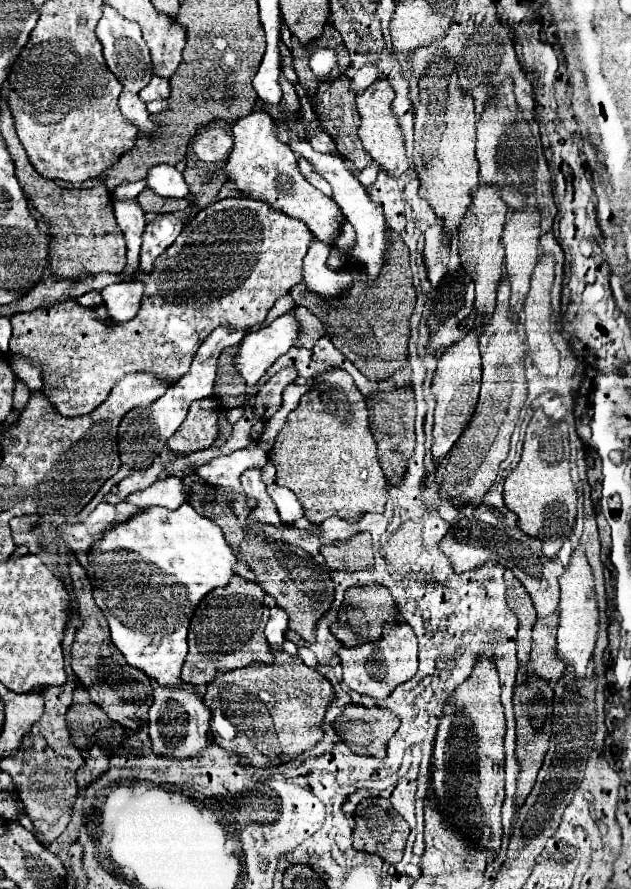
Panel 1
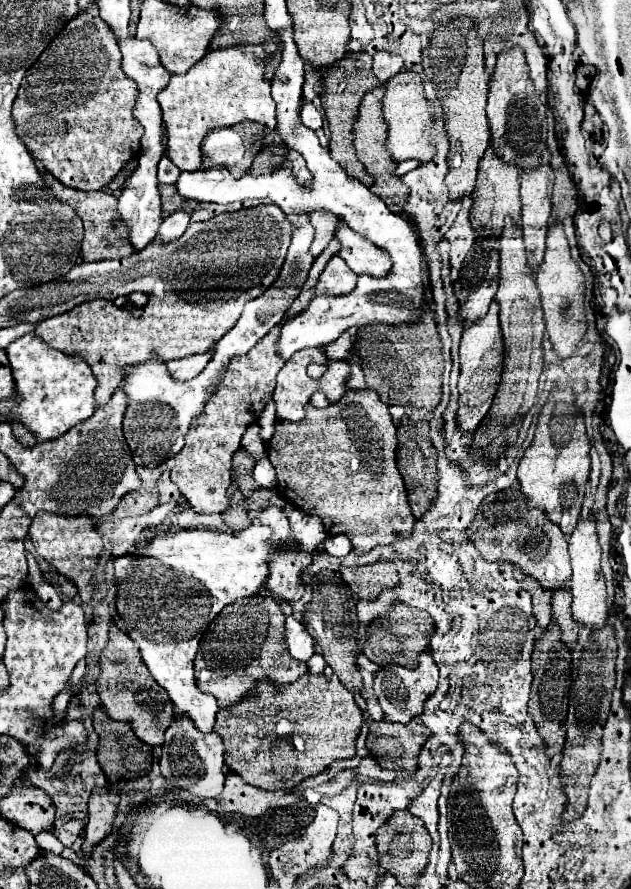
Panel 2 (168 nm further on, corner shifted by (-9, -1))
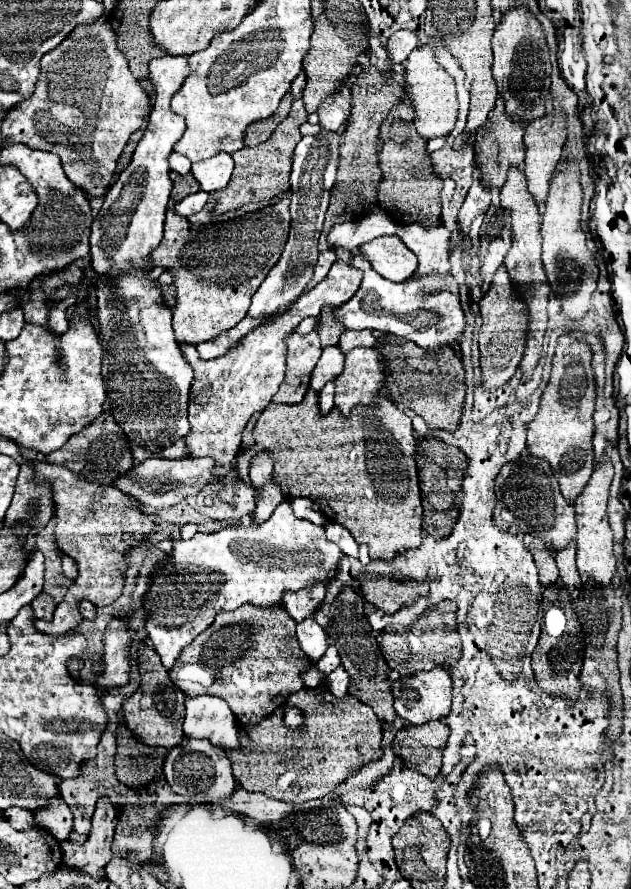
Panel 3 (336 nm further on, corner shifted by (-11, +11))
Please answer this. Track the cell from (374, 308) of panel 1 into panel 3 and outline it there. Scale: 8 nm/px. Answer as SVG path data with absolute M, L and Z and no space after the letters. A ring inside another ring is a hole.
M386 335L376 345L386 363L386 389L396 405L406 405L418 413L432 429L454 431L458 427L464 403L464 371L452 347L442 347L438 353L428 353L408 339Z

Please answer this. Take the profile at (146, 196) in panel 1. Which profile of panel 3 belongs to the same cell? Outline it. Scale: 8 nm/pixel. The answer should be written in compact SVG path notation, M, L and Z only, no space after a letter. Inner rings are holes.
M170 173L170 179L174 183L174 189L172 189L172 201L182 201L186 195L190 193L196 193L200 191L200 185L198 181L194 181L194 177L188 175L178 175L178 173Z

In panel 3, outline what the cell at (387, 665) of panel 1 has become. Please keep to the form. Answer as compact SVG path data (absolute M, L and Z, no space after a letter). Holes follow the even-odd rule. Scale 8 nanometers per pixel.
M444 667L418 671L400 677L398 689L392 689L394 709L410 725L422 725L430 719L442 719L450 709L452 685Z

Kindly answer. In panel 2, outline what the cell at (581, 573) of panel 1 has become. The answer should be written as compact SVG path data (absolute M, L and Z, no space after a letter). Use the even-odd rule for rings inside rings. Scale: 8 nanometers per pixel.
M580 517L576 529L568 537L570 543L570 557L572 557L572 615L578 623L586 627L596 627L600 629L606 623L608 617L608 607L606 607L606 585L604 585L604 575L600 571L600 543L598 543L598 533L596 533L596 519L590 517Z

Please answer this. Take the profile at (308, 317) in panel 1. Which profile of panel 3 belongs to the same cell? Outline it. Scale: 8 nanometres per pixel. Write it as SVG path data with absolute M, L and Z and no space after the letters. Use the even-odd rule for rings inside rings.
M344 331L340 335L338 347L342 353L350 353L354 347L372 347L376 343L376 337L372 331Z

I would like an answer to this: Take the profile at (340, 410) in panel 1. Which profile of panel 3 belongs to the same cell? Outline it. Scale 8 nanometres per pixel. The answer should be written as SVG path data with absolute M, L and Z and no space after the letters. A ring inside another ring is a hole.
M308 389L306 397L304 397L298 405L286 405L286 403L274 403L274 401L272 401L272 403L260 413L260 417L258 417L258 421L256 421L256 427L254 427L254 445L252 445L246 453L242 453L242 455L236 459L236 471L238 471L238 475L242 477L242 481L248 485L252 486L248 469L250 459L252 459L252 455L254 455L256 451L262 451L262 449L268 449L268 451L272 451L272 455L274 455L274 473L272 473L272 477L274 477L274 481L282 487L282 493L284 493L286 497L306 497L306 499L314 501L314 503L322 509L324 517L326 517L328 521L334 521L334 523L346 527L346 529L352 533L352 537L354 537L354 541L356 541L358 545L368 545L370 557L372 557L372 559L392 559L396 553L406 551L406 549L414 549L414 547L420 545L420 541L422 541L422 505L420 505L418 473L416 473L416 461L414 461L414 453L416 453L414 429L412 429L410 417L408 417L402 409L398 409L388 397L378 397L376 403L372 403L372 405L356 405L356 409L350 411L350 415L342 415L342 411L338 411L336 407L334 407L330 413L322 415L318 406L318 393L312 389Z

